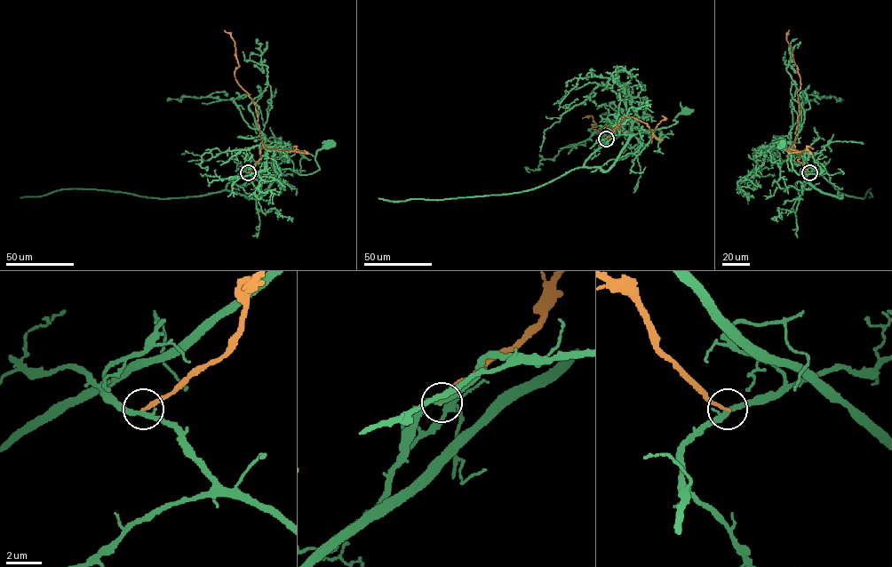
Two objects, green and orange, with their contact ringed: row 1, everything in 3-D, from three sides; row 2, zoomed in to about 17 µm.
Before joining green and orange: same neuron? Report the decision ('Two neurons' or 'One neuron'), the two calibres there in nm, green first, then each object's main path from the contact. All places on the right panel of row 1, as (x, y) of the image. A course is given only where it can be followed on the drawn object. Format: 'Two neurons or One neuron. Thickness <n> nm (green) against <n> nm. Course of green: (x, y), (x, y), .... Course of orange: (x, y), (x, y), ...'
Two neurons. Thickness 280 nm (green) against 200 nm. Course of green: (809, 172), (806, 182), (804, 169), (801, 169), (800, 174), (792, 169), (791, 155), (783, 145). Course of orange: (809, 172), (795, 150), (800, 114), (797, 92), (800, 84), (786, 39), (789, 30)

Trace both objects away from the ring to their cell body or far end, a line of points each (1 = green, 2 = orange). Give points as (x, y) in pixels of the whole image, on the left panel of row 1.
1: (248, 172), (260, 182), (272, 179), (277, 169), (313, 173), (319, 169), (315, 152), (327, 145)
2: (248, 172), (261, 158), (262, 139), (255, 102), (234, 75), (239, 66), (234, 43), (224, 30)

